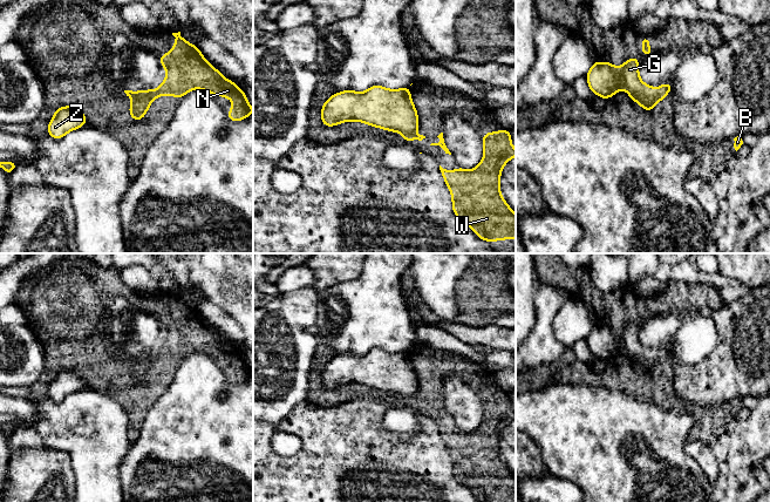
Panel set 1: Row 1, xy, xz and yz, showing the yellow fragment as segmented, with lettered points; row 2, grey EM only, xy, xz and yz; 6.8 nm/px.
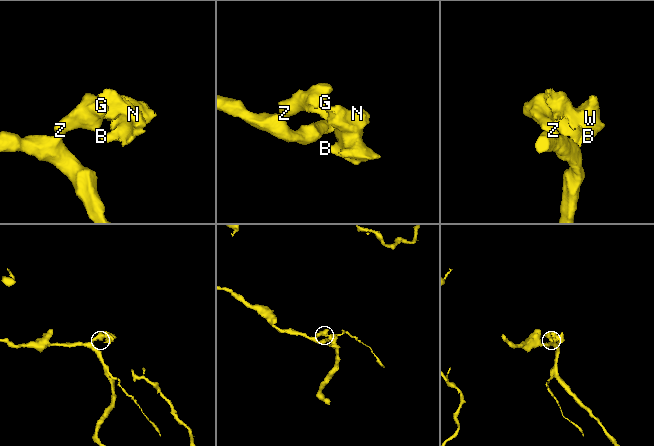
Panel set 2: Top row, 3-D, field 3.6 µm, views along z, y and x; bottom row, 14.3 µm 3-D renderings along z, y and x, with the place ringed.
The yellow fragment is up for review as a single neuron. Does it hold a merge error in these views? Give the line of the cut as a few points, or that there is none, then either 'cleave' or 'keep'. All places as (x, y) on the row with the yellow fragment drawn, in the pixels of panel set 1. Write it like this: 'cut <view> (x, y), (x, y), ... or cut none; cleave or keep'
cut xz (414, 131), (406, 135); cleave

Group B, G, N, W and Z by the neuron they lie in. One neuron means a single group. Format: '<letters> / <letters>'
B N W / G Z

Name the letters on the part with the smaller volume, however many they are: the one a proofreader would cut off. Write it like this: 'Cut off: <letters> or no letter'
Cut off: B, N, W

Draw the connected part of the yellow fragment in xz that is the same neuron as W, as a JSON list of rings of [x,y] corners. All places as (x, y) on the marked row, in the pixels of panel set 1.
[[[502,129],[496,133],[485,133],[483,135],[484,157],[473,170],[464,170],[457,165],[456,171],[449,171],[439,165],[442,176],[451,191],[452,210],[458,221],[471,226],[472,231],[485,242],[497,242],[499,239],[516,239],[516,213],[506,204],[499,190],[500,171],[505,163],[516,156],[516,150],[511,144],[511,133]]]

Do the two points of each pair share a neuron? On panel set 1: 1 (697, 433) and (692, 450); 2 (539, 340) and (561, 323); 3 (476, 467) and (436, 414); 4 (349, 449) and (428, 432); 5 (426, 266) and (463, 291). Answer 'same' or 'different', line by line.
1: different
2: different
3: same
4: same
5: different

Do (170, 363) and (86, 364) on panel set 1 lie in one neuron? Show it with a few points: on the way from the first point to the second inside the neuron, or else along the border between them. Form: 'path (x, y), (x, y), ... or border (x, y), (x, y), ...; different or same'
path (149, 384), (144, 388), (121, 388), (107, 378); same

